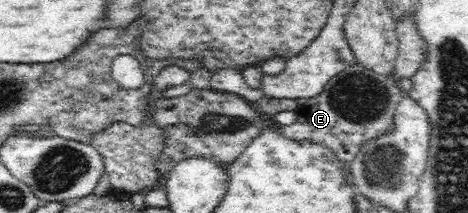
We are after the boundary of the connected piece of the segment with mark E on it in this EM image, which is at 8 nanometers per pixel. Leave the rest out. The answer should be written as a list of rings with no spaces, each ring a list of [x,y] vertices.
[[[357,63],[331,77],[317,96],[306,98],[296,108],[297,119],[291,125],[281,125],[285,137],[309,139],[329,147],[343,163],[357,156],[363,142],[374,139],[394,127],[396,106],[405,95],[394,75],[383,75]]]

